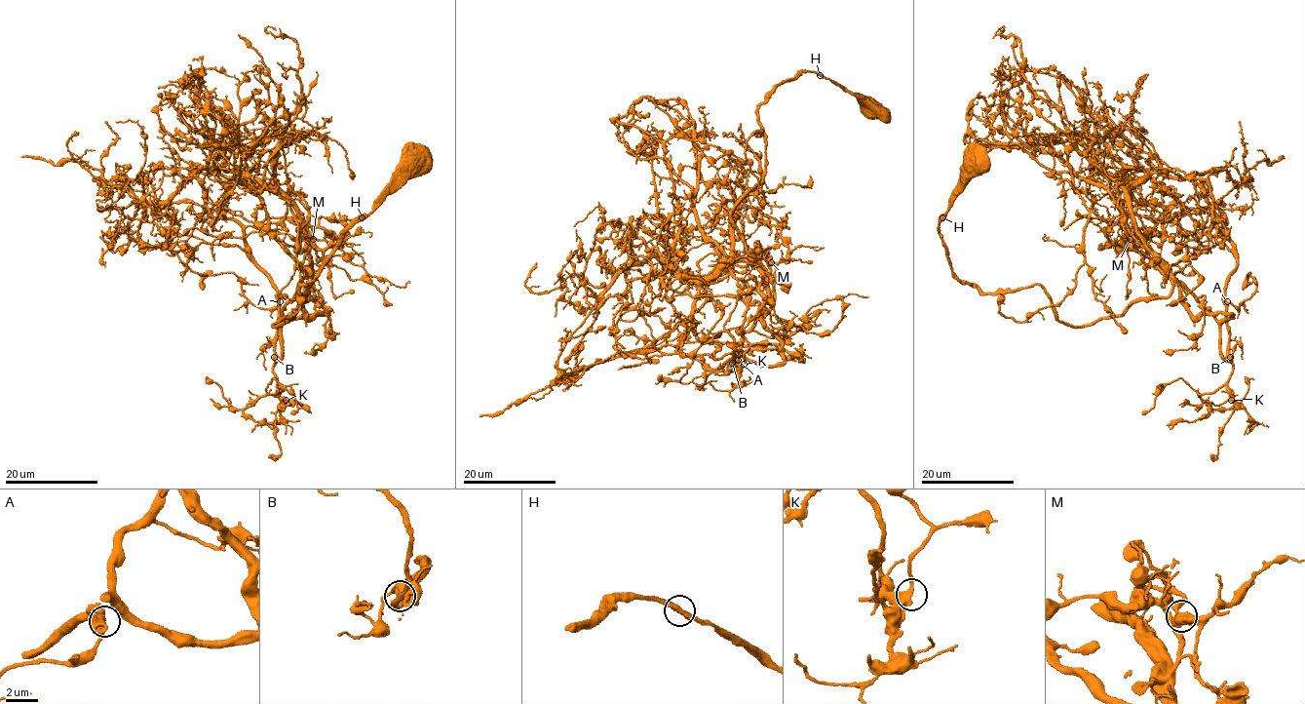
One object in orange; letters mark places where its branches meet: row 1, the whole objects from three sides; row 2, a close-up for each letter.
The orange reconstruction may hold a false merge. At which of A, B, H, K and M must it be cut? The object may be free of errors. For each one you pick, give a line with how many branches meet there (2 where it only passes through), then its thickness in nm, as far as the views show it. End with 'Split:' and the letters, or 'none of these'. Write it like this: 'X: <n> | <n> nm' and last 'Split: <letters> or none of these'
Split: none of these

